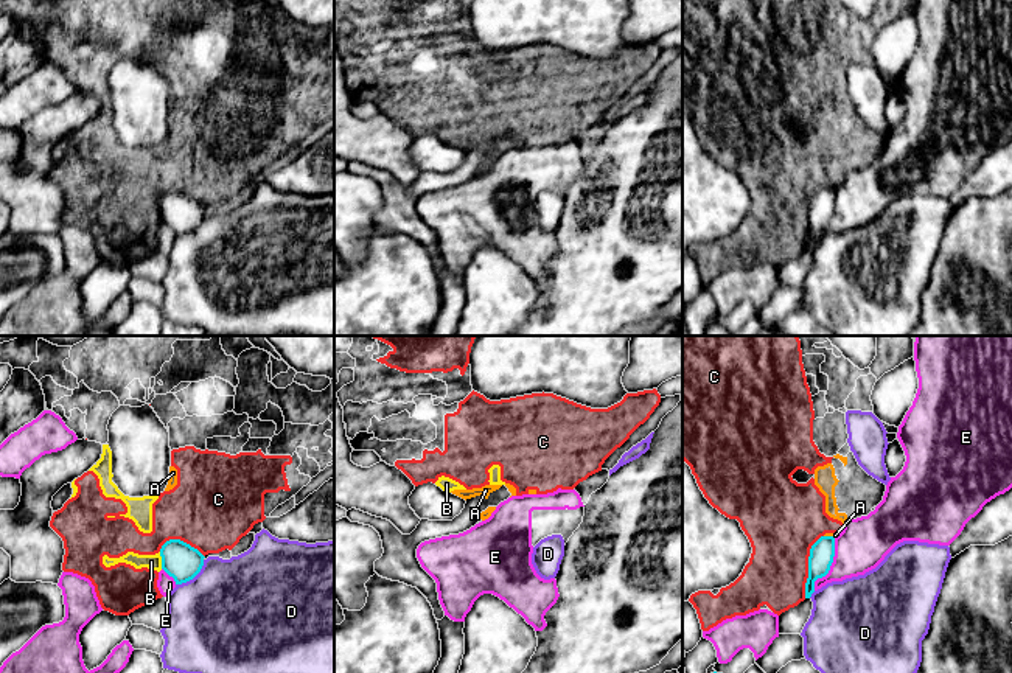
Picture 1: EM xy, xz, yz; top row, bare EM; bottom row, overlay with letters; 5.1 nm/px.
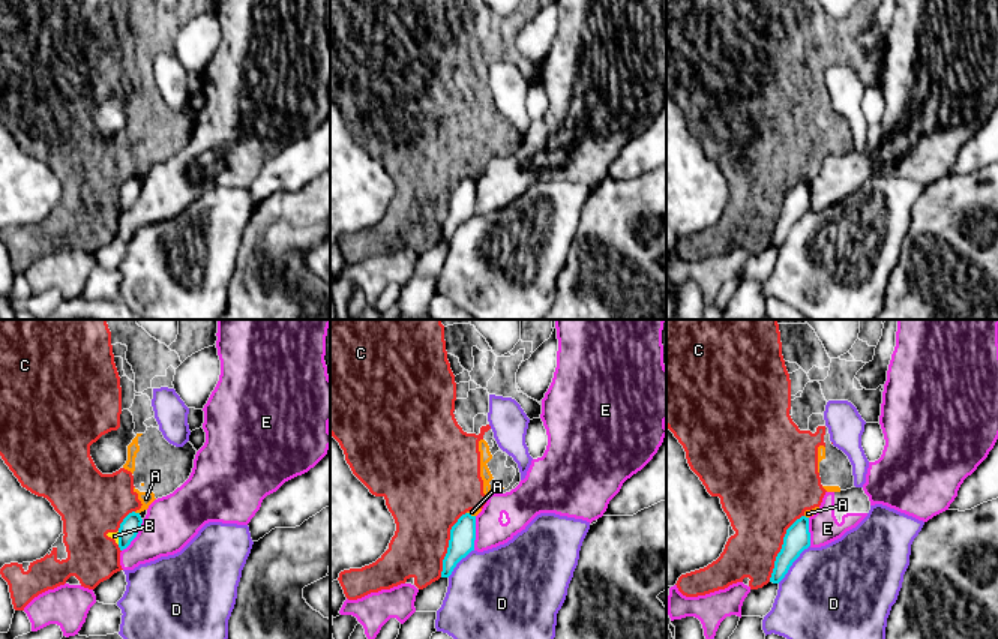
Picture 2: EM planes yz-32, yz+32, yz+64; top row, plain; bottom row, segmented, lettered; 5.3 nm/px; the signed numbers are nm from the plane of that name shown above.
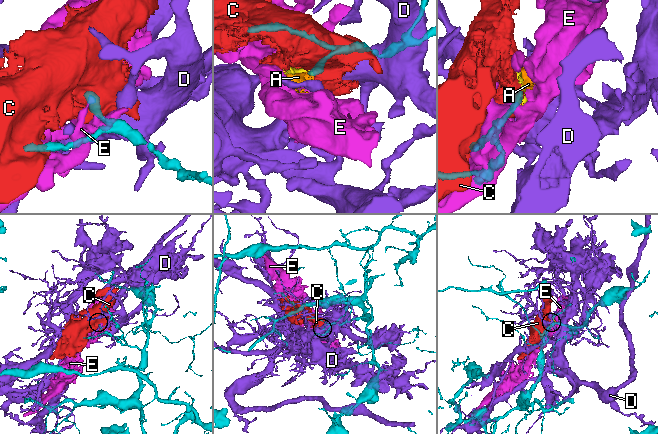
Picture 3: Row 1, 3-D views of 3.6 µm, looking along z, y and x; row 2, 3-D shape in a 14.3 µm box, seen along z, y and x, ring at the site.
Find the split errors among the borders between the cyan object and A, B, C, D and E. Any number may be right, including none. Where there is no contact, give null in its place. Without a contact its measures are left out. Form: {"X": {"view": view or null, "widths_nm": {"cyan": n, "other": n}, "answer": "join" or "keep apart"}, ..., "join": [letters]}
{"A": {"view": "yz", "widths_nm": {"cyan": 130, "other": 20}, "answer": "keep apart"}, "B": {"view": "xy", "widths_nm": {"cyan": 190, "other": 80}, "answer": "keep apart"}, "C": {"view": "yz", "widths_nm": {"cyan": 130, "other": 360}, "answer": "keep apart"}, "D": {"view": "xy", "widths_nm": {"cyan": 190, "other": 500}, "answer": "keep apart"}, "E": {"view": "yz", "widths_nm": {"cyan": 130, "other": 260}, "answer": "keep apart"}, "join": []}

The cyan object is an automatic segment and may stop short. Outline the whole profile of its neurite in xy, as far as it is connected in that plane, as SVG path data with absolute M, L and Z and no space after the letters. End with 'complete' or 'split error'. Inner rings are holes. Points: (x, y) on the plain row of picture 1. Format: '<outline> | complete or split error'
M169 191L160 201L162 221L176 236L193 232L204 218L204 207L180 191Z | complete

